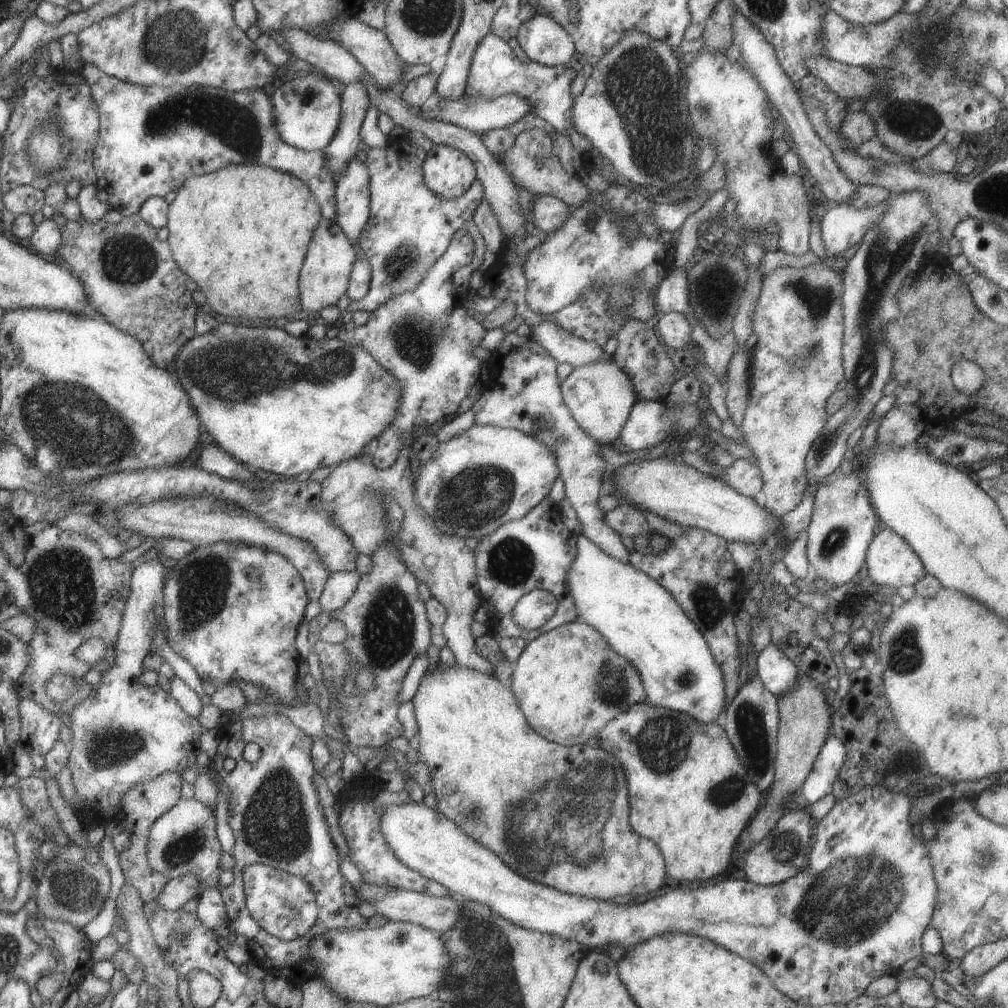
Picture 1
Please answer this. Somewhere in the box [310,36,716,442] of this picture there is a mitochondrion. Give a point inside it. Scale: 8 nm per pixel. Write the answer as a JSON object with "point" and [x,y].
{"point":[635,82]}

